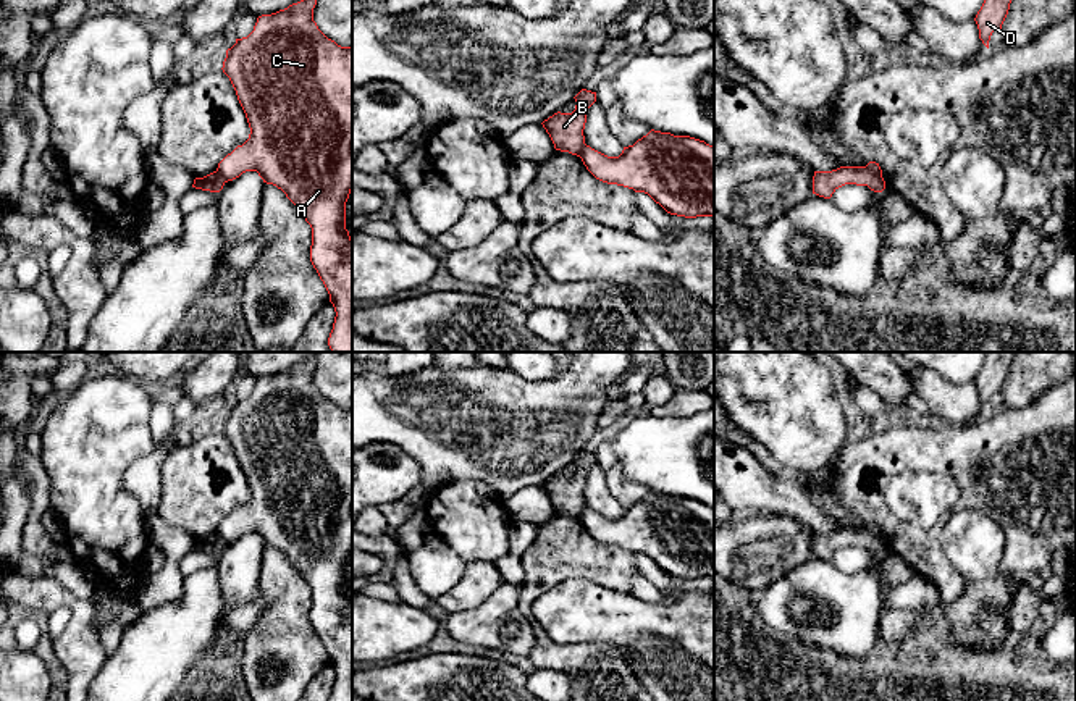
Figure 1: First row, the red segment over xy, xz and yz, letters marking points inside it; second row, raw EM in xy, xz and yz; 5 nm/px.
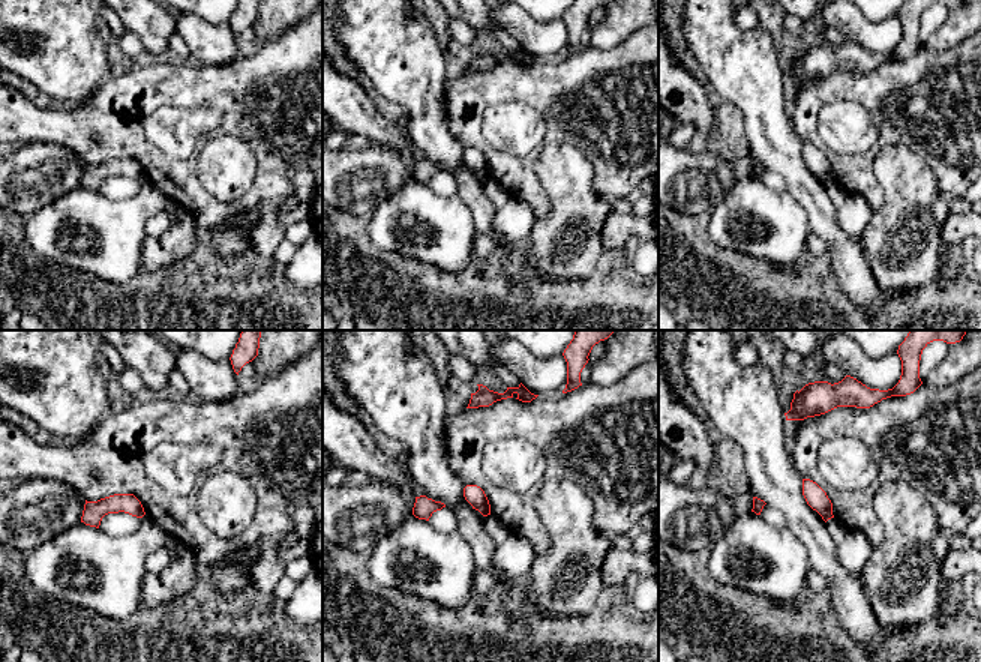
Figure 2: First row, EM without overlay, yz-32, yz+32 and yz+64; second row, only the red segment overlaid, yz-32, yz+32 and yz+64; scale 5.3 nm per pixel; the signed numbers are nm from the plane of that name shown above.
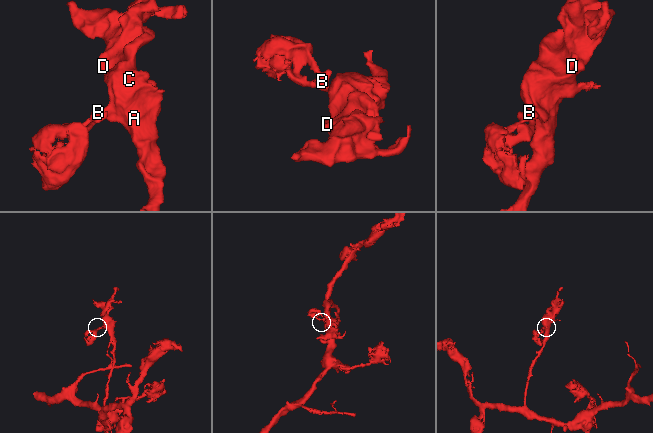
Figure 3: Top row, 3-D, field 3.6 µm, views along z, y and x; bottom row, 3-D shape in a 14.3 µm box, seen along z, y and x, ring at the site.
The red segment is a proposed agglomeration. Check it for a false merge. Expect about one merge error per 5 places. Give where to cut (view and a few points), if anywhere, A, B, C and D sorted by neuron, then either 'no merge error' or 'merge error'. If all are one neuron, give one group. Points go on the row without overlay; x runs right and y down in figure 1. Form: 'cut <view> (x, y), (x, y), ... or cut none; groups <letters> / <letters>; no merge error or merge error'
cut xz (584, 503), (579, 517); groups A C D / B; merge error

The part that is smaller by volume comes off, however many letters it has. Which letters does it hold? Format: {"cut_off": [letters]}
{"cut_off": ["B"]}

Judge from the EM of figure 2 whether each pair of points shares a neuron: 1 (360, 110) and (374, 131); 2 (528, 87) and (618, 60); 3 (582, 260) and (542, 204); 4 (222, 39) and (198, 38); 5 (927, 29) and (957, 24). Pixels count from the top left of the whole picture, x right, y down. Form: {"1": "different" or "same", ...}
{"1": "same", "2": "same", "3": "different", "4": "same", "5": "different"}

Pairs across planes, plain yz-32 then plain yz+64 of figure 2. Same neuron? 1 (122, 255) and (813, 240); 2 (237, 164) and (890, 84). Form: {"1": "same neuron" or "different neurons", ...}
{"1": "different neurons", "2": "different neurons"}

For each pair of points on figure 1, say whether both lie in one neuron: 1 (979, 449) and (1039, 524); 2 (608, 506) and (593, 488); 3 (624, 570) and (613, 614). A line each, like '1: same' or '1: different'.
1: same
2: same
3: different

